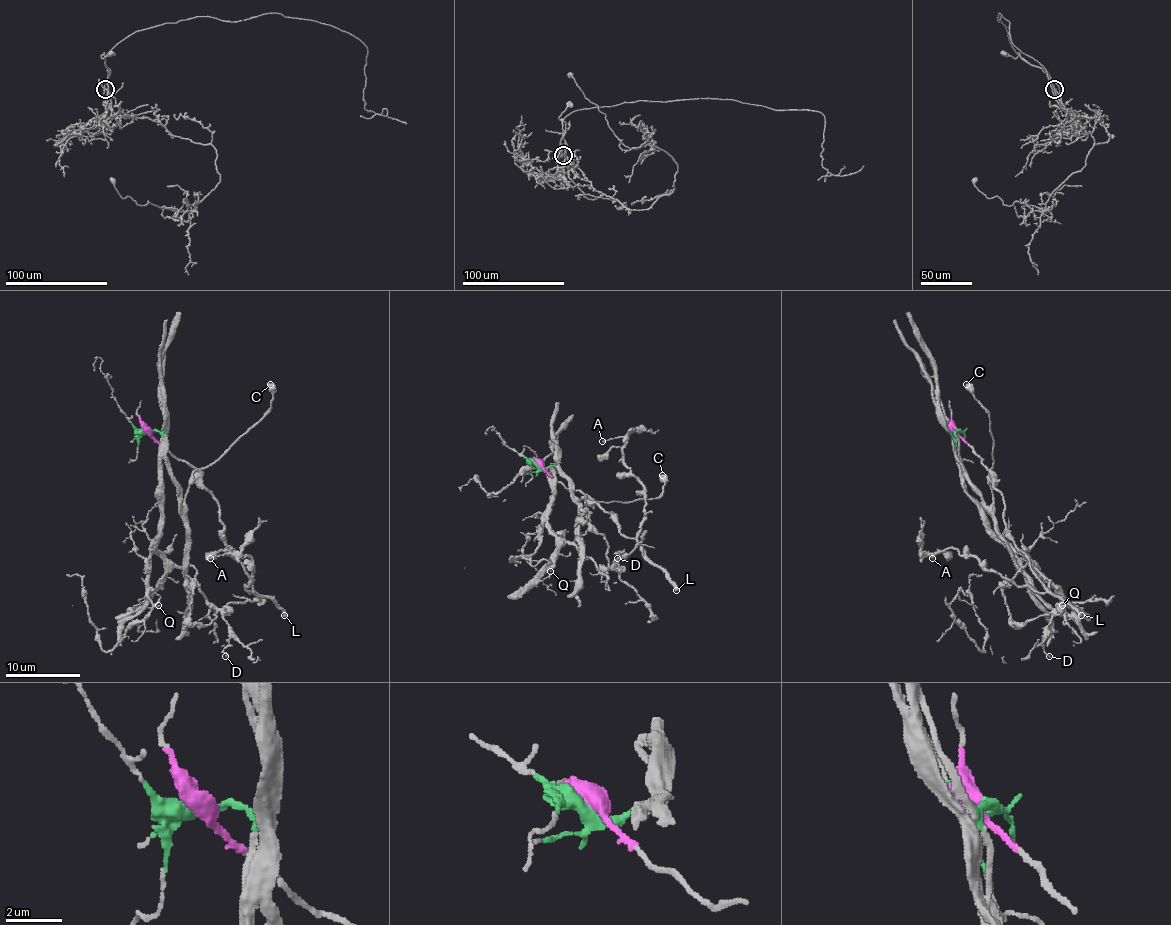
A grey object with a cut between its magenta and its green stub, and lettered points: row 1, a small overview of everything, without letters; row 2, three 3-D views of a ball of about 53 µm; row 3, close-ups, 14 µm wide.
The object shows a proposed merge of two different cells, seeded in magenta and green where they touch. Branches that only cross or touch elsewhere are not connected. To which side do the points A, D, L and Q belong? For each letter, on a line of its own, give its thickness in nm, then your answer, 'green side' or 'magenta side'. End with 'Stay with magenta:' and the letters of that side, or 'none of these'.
A: 110 nm | magenta side
D: 120 nm | green side
L: 360 nm | magenta side
Q: 120 nm | green side
Stay with magenta: A, L

